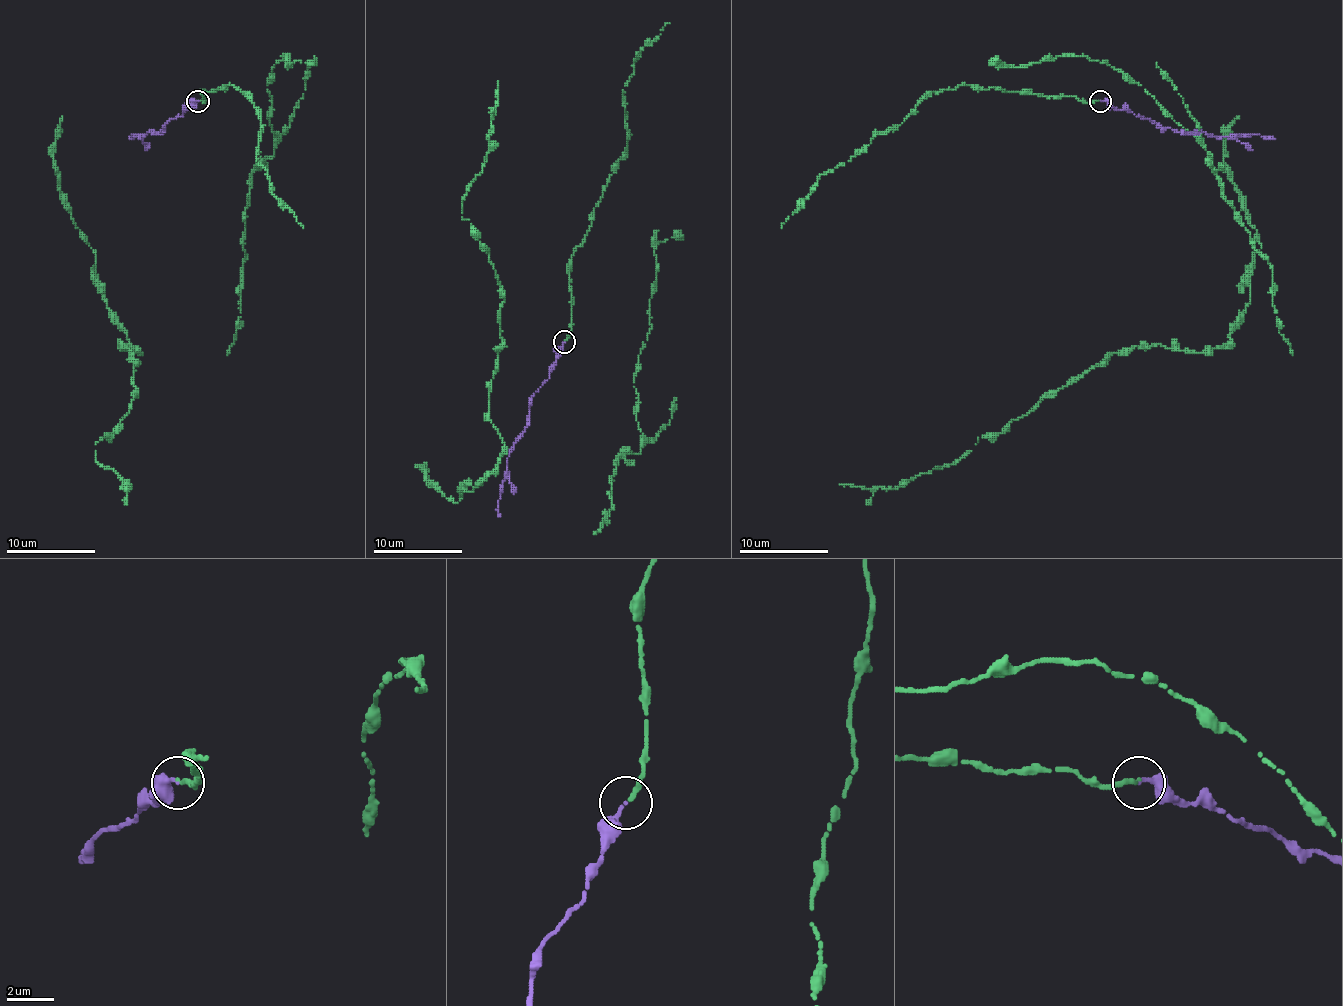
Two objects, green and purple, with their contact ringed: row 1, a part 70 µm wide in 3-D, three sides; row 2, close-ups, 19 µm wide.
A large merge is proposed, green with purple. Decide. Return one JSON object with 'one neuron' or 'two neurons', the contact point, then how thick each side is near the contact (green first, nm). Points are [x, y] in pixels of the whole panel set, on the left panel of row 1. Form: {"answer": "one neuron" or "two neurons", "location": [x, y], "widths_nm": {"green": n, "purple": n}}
{"answer": "one neuron", "location": [198, 101], "widths_nm": {"green": 240, "purple": 190}}

